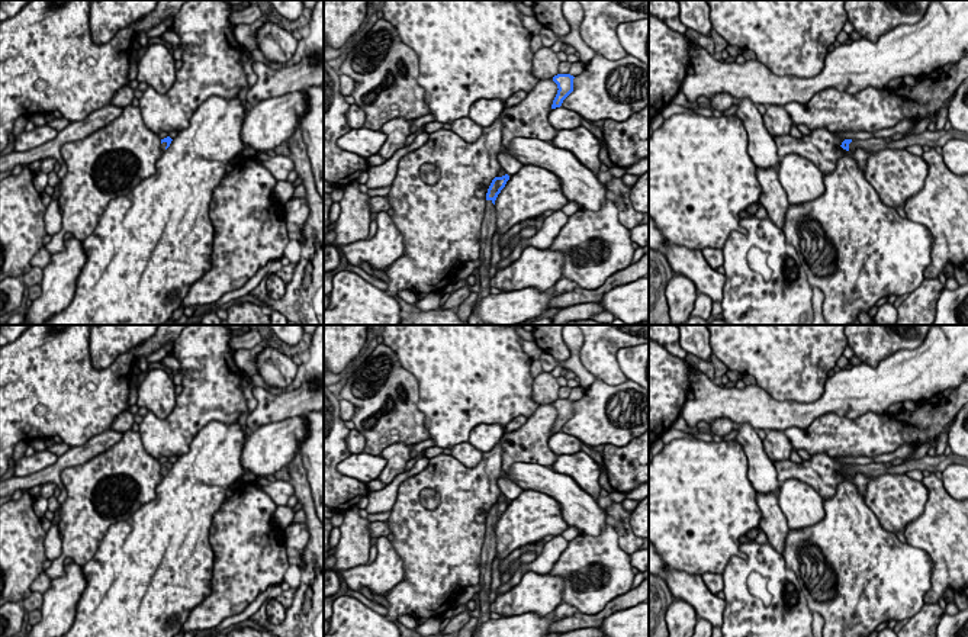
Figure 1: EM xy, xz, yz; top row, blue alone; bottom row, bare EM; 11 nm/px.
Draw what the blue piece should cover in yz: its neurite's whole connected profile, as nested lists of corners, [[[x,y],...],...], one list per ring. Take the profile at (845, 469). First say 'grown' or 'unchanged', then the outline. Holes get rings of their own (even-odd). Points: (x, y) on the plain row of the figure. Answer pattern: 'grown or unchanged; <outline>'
grown; [[[940,454],[940,456],[924,456],[919,460],[906,460],[898,464],[893,464],[887,467],[882,463],[869,463],[869,464],[845,464],[842,467],[842,473],[846,476],[853,476],[856,473],[862,473],[865,476],[881,476],[881,474],[904,474],[910,470],[920,472],[943,472],[949,464],[965,464],[968,466],[968,457],[961,457],[958,454]]]

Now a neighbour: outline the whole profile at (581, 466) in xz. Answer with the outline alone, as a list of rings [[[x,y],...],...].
[[[581,450],[575,454],[557,456],[551,469],[570,476],[594,499],[599,498],[602,490],[599,485],[601,469],[588,453]]]

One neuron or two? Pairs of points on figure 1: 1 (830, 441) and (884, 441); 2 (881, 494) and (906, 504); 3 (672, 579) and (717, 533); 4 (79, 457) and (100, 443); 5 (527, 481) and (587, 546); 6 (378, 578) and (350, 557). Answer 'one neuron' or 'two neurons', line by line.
1: one neuron
2: one neuron
3: two neurons
4: one neuron
5: two neurons
6: two neurons

